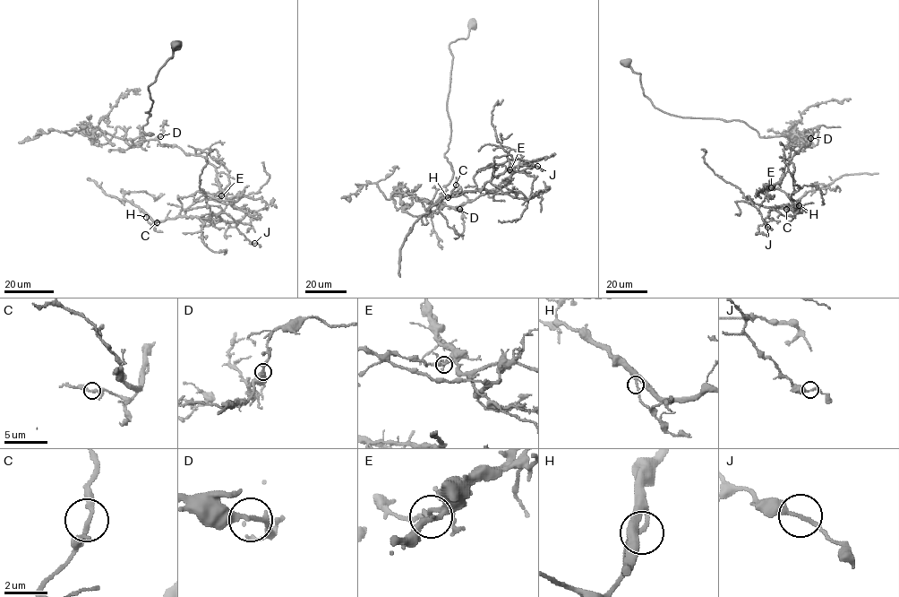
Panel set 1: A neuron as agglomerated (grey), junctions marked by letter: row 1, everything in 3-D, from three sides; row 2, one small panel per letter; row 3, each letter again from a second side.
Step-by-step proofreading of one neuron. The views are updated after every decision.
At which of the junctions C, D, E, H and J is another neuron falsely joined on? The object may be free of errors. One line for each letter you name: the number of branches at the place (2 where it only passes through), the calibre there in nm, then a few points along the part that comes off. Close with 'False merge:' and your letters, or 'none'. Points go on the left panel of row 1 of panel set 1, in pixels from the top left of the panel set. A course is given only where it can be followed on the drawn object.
E: branches 2; calibre 240 nm; course (222, 195), (198, 191), (179, 197), (179, 215), (220, 219), (210, 212), (199, 186), (206, 157), (213, 149)
False merge: E

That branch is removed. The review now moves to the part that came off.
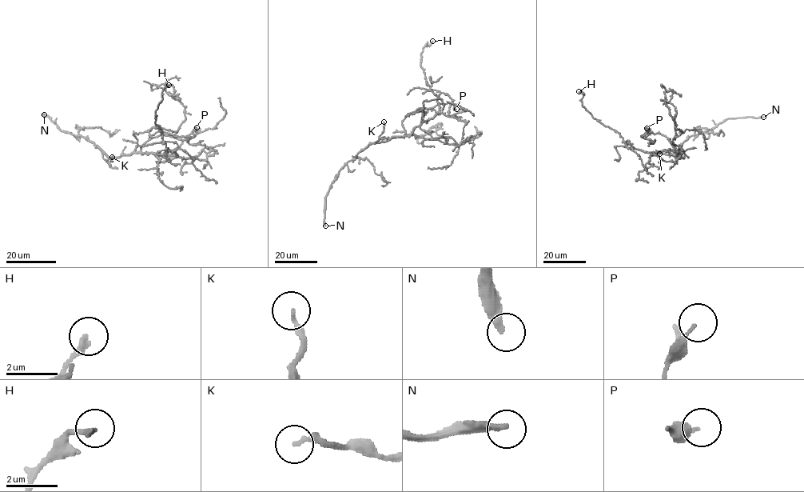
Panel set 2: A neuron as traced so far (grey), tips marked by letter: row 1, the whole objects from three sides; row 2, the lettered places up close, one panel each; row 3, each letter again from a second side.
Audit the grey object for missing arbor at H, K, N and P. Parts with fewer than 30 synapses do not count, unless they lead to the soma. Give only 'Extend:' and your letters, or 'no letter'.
Extend: N

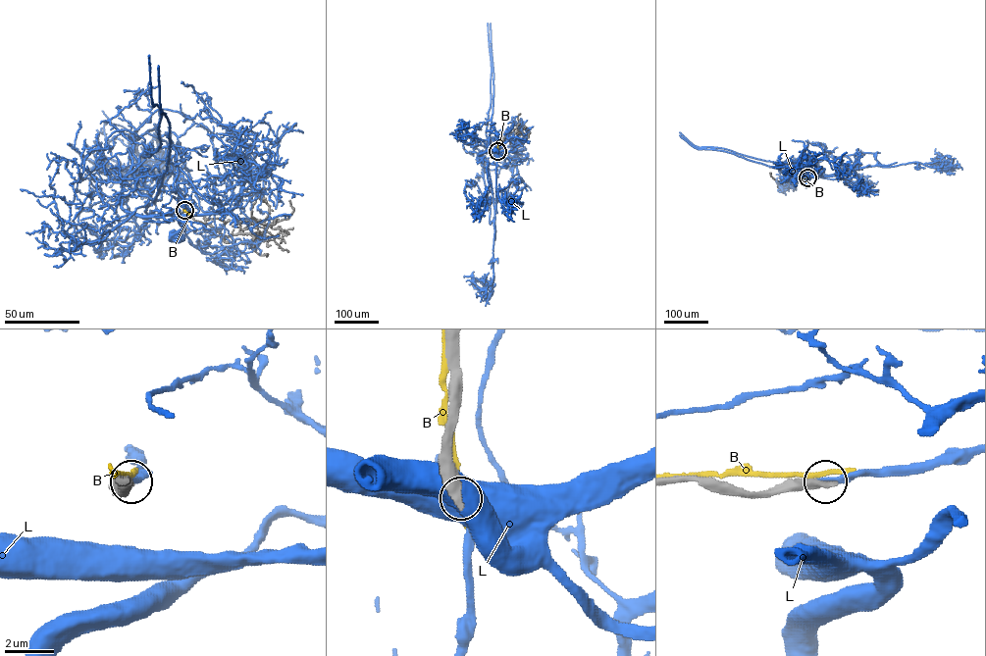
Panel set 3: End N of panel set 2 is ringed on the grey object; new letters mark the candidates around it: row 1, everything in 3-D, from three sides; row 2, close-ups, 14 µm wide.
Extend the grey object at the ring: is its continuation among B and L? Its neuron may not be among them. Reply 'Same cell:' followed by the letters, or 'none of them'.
Same cell: L

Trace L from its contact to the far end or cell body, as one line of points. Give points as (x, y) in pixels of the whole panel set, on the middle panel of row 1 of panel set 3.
L: (497, 151), (481, 164), (492, 277), (481, 288), (464, 277)

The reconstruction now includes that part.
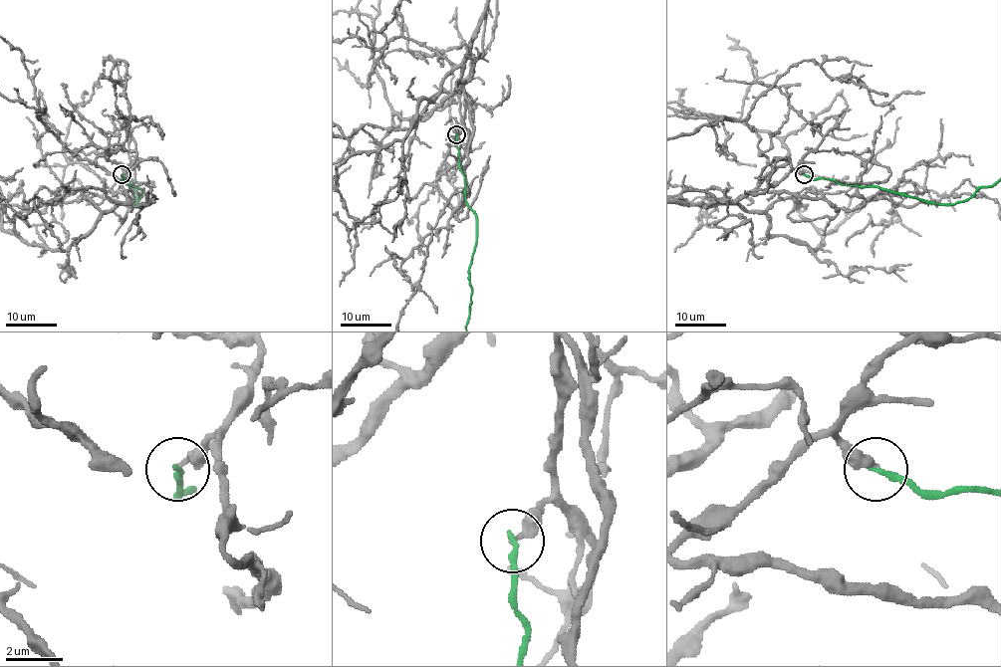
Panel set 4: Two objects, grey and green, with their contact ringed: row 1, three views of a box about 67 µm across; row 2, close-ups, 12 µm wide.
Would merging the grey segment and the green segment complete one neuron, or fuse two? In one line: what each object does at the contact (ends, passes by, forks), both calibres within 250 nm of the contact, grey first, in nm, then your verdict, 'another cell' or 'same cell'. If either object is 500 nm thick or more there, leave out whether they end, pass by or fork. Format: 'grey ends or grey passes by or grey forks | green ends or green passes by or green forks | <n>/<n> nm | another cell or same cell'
grey ends | green ends | 200/240 nm | another cell

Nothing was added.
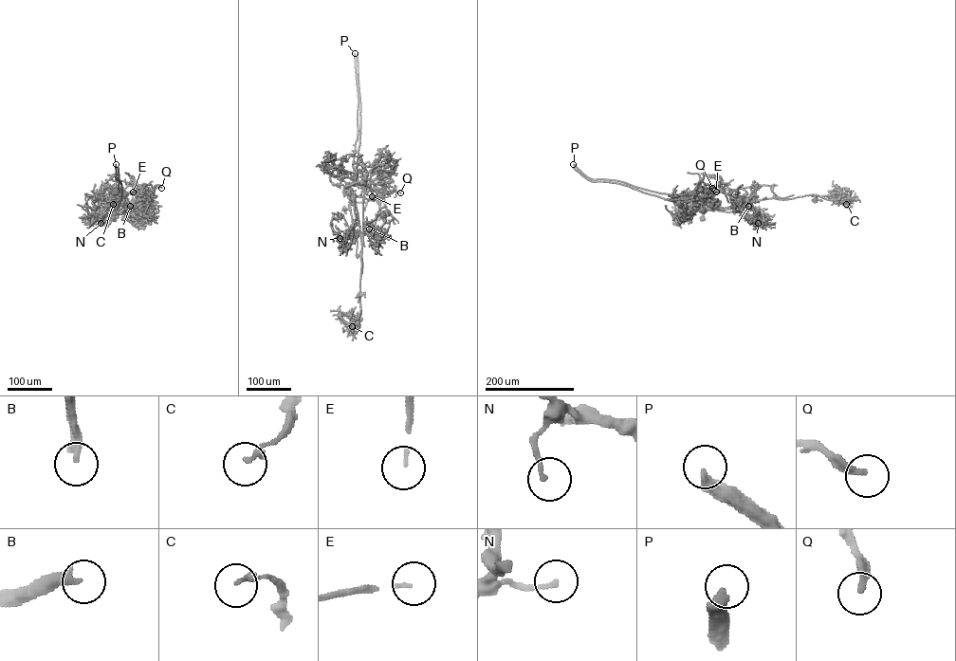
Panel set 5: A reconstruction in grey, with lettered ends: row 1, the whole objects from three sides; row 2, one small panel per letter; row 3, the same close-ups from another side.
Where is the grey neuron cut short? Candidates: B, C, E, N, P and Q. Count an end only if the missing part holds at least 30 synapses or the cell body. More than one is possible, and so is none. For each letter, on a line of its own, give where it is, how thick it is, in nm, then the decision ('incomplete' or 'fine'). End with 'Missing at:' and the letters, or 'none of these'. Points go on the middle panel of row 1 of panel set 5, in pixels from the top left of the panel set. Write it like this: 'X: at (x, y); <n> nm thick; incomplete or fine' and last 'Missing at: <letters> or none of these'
B: at (369, 229); 280 nm thick; incomplete
C: at (352, 326); 200 nm thick; fine
E: at (372, 196); 80 nm thick; incomplete
N: at (340, 238); 140 nm thick; fine
P: at (355, 53); 440 nm thick; incomplete
Q: at (400, 192); 240 nm thick; fine
Missing at: B, E, P

